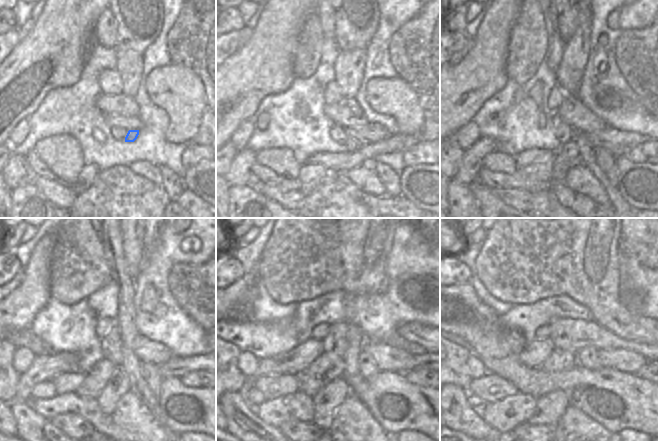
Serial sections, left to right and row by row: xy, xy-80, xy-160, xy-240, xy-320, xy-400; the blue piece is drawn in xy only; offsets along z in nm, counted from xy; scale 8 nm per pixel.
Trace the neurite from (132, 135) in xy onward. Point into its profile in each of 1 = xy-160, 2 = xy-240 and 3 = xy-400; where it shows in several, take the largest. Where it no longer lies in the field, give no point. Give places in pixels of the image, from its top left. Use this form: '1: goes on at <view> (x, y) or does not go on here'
1: goes on at xy-160 (567, 157)
2: goes on at xy-240 (118, 385)
3: goes on at xy-400 (550, 407)

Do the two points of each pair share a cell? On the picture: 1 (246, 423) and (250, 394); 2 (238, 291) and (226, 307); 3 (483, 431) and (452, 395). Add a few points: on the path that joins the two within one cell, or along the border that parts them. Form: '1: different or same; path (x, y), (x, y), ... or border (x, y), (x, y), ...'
1: different; border (244, 392), (247, 401)
2: same; path (238, 295), (230, 303)
3: same; path (474, 422), (458, 406), (458, 403)

